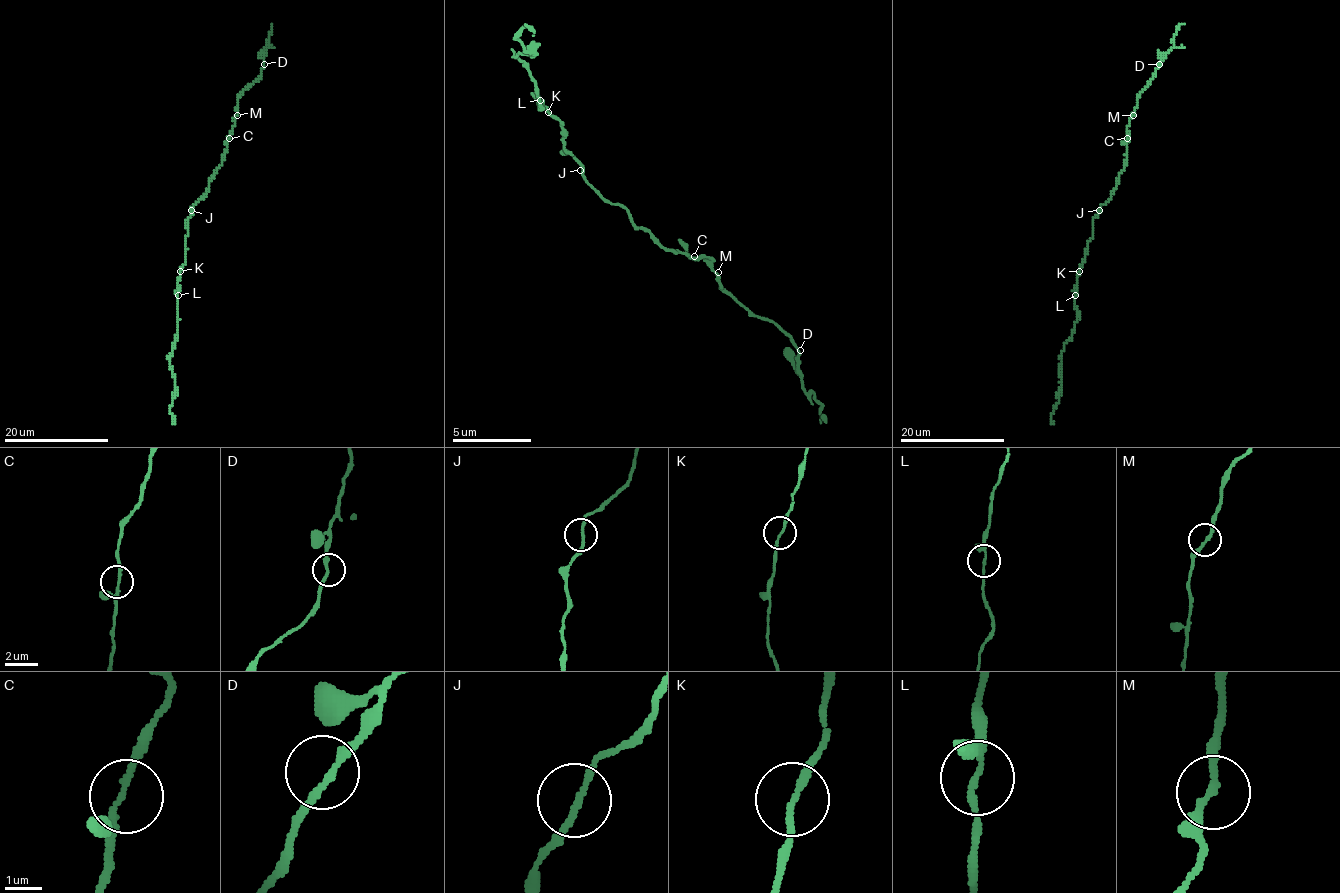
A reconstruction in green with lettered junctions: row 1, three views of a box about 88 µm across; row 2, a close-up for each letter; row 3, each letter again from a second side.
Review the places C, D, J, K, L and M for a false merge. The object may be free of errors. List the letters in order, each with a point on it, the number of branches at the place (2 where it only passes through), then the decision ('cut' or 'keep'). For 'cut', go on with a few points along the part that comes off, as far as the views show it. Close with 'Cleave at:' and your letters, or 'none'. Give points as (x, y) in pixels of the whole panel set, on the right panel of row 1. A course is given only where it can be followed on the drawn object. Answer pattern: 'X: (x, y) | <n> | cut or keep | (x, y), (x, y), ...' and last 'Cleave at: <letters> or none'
C: (1127, 138) | 3 | keep
D: (1159, 64) | 2 | keep
J: (1099, 210) | 2 | keep
K: (1079, 271) | 2 | keep
L: (1075, 295) | 3 | keep
M: (1133, 115) | 2 | keep
Cleave at: none

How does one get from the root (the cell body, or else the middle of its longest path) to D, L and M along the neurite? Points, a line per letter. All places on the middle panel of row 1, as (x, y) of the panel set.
D: (584, 174), (663, 248), (714, 260), (718, 283), (800, 350)
L: (584, 174), (584, 170), (565, 150), (565, 130), (561, 123), (541, 107), (541, 99)
M: (584, 174), (612, 205), (619, 205), (631, 217), (635, 228), (643, 228), (663, 248), (714, 260), (718, 272)

